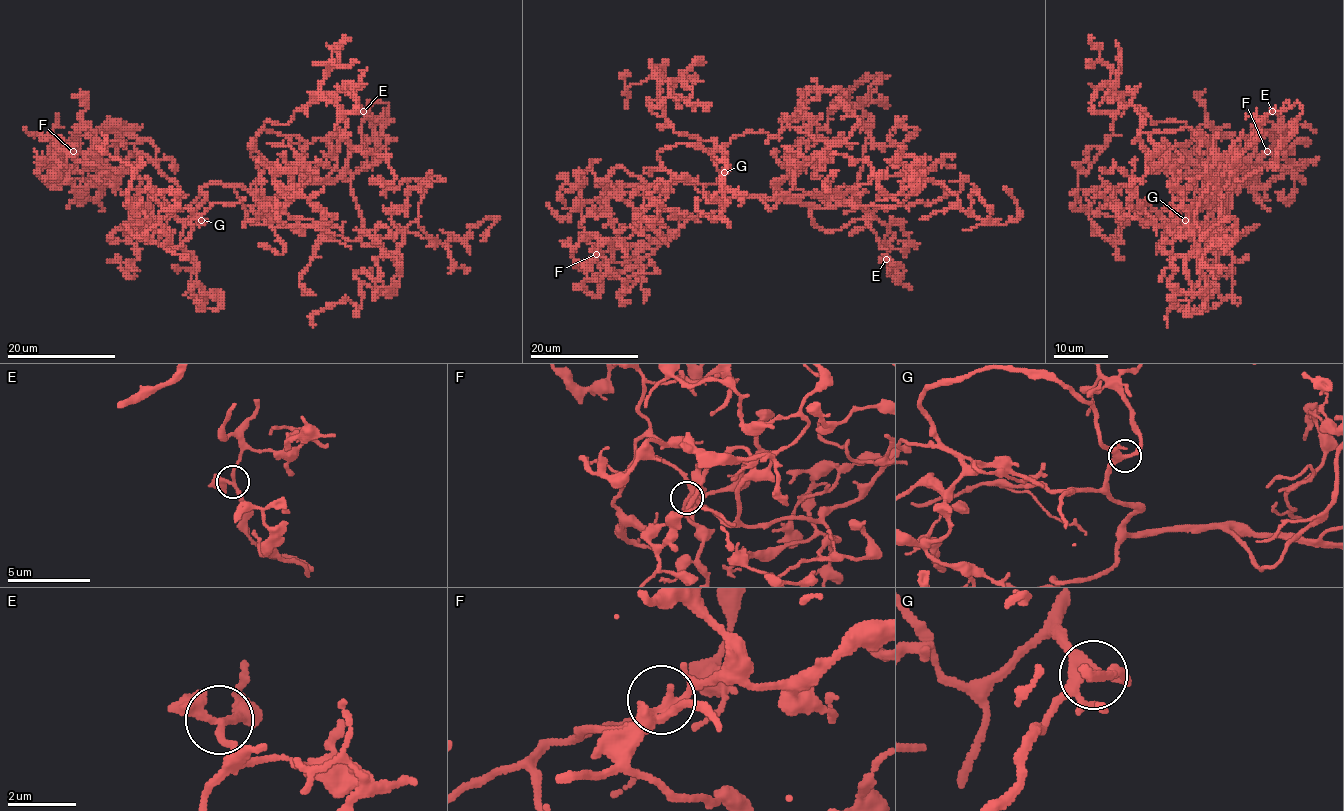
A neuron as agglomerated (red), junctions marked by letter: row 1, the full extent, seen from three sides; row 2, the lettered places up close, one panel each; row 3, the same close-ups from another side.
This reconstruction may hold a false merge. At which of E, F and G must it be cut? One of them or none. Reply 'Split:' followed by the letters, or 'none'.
Split: none

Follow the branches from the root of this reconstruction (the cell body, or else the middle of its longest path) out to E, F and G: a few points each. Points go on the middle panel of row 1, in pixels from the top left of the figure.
E: (805, 205), (811, 206), (813, 222), (827, 231), (866, 218), (888, 225), (886, 259)
F: (805, 205), (730, 197), (716, 212), (682, 213), (679, 232), (638, 260), (609, 263), (596, 254)
G: (805, 205), (761, 197), (725, 198), (727, 189), (719, 183), (724, 172)

